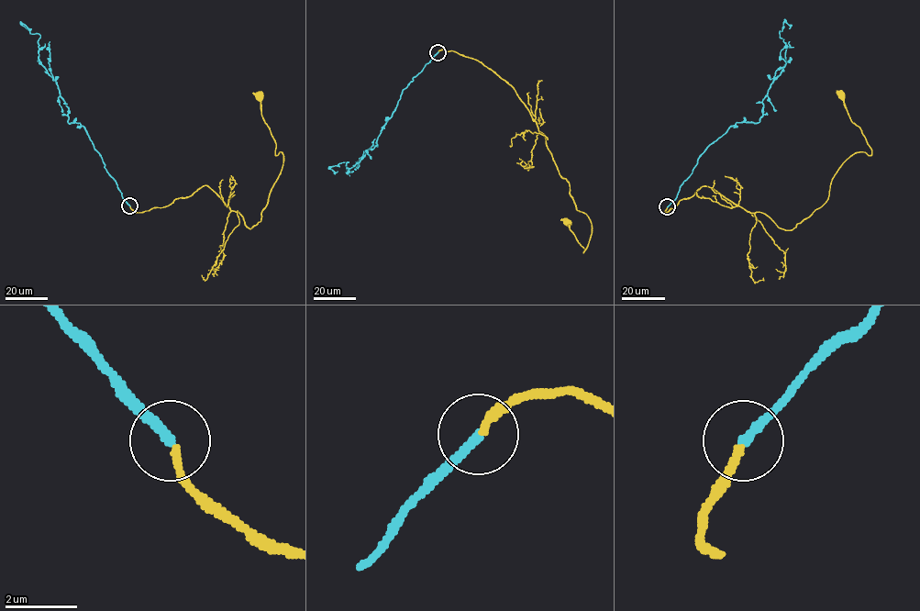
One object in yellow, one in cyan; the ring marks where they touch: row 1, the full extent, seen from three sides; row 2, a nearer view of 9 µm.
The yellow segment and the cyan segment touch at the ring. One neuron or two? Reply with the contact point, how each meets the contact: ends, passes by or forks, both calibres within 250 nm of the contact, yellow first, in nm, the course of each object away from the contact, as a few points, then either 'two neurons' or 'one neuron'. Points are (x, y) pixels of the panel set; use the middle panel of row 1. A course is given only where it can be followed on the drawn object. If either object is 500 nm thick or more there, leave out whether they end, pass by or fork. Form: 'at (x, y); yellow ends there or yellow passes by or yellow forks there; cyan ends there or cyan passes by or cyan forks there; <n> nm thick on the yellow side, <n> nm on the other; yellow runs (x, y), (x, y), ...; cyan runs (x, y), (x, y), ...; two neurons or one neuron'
at (437, 52); yellow ends there; cyan ends there; 200 nm thick on the yellow side, 280 nm on the other; yellow runs (438, 51), (478, 61), (515, 90), (569, 183), (576, 208), (589, 217), (592, 232), (583, 252), (567, 222); cyan runs (437, 51), (403, 91), (376, 146), (349, 168), (347, 169), (348, 161), (330, 167), (338, 172); one neuron

